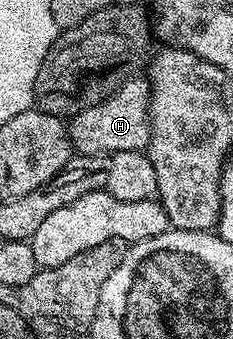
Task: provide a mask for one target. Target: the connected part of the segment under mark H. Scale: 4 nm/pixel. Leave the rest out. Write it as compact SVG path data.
M137 74L117 88L98 106L90 106L71 117L68 136L72 147L81 157L104 158L113 152L134 150L143 152L150 138L150 98L152 86L143 75Z

